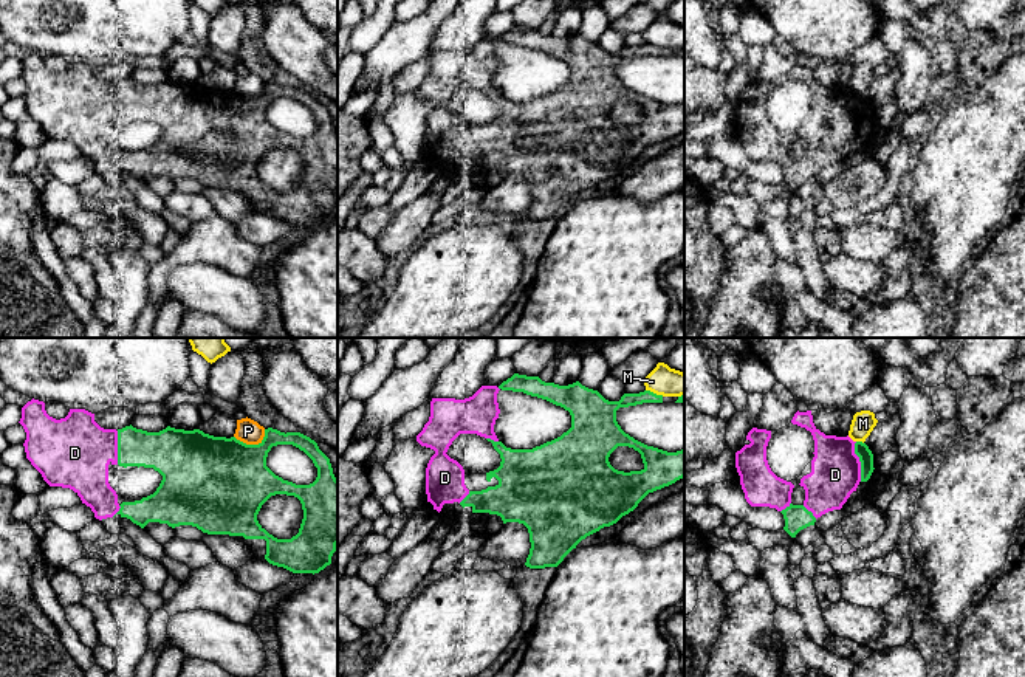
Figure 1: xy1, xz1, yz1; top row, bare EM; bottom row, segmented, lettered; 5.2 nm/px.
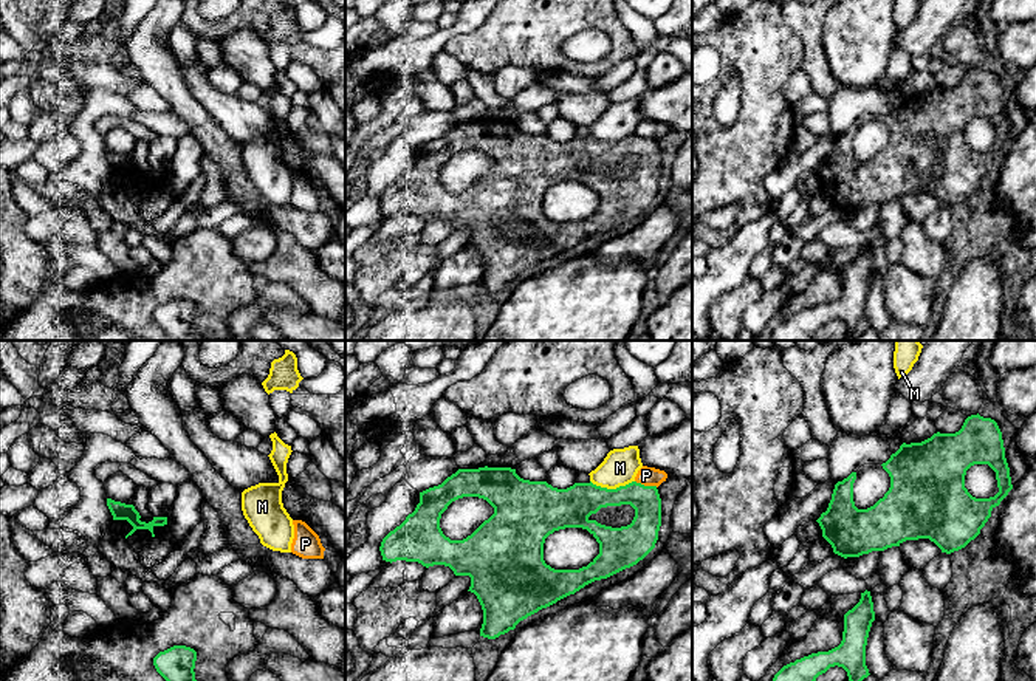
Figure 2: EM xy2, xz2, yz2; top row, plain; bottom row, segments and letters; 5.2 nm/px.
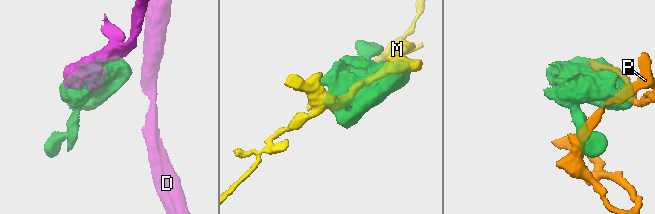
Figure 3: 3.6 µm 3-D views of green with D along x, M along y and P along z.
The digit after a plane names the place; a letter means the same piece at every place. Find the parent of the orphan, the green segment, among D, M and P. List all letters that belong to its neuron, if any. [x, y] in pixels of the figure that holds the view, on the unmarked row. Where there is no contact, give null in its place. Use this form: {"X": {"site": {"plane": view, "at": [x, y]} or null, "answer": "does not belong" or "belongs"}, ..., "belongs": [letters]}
{"D": {"site": {"plane": "yz1", "at": [860, 113]}, "answer": "belongs"}, "M": {"site": {"plane": "xz2", "at": [612, 143]}, "answer": "does not belong"}, "P": {"site": {"plane": "xy1", "at": [253, 98]}, "answer": "does not belong"}, "belongs": ["D"]}

